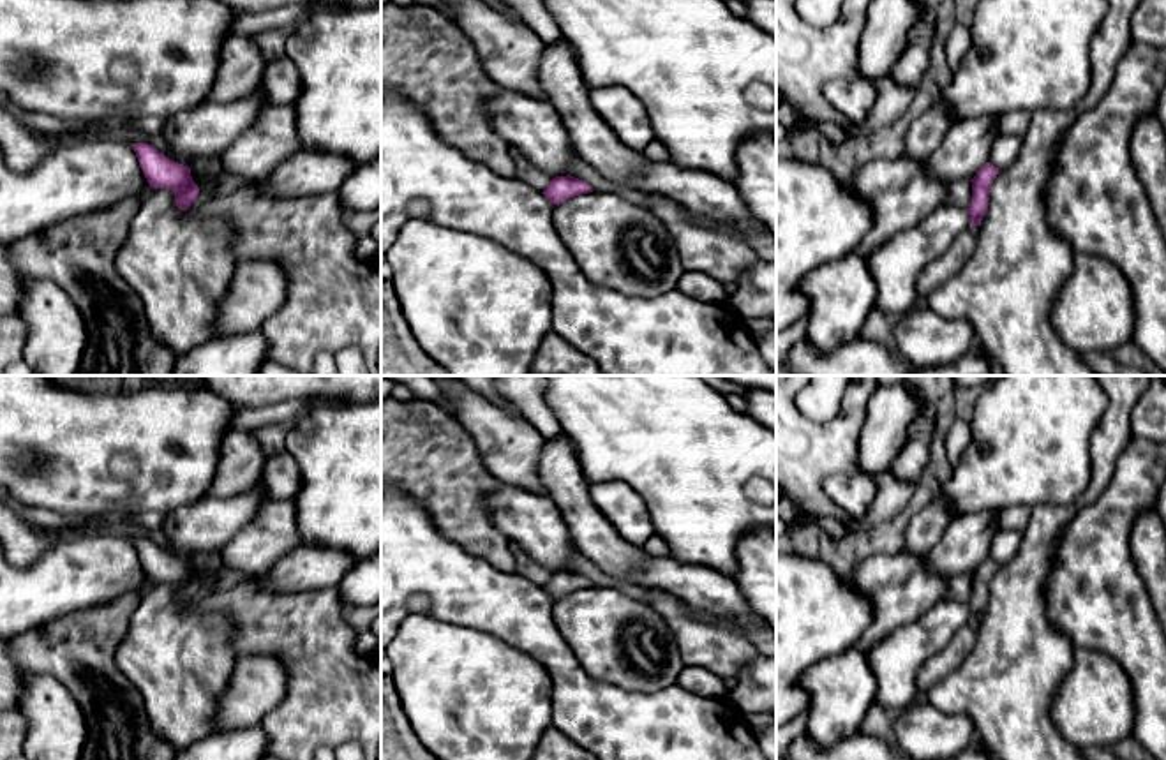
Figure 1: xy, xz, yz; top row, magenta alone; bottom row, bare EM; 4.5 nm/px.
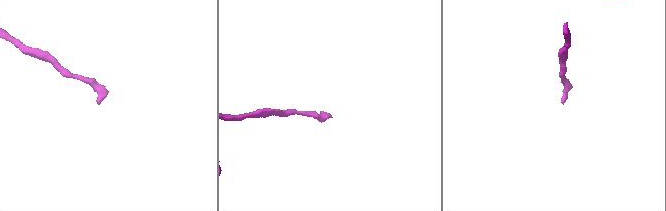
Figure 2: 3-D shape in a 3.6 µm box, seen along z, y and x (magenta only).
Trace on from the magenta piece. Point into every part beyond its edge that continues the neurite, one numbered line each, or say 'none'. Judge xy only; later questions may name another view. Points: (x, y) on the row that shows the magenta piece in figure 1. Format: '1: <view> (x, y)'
none

